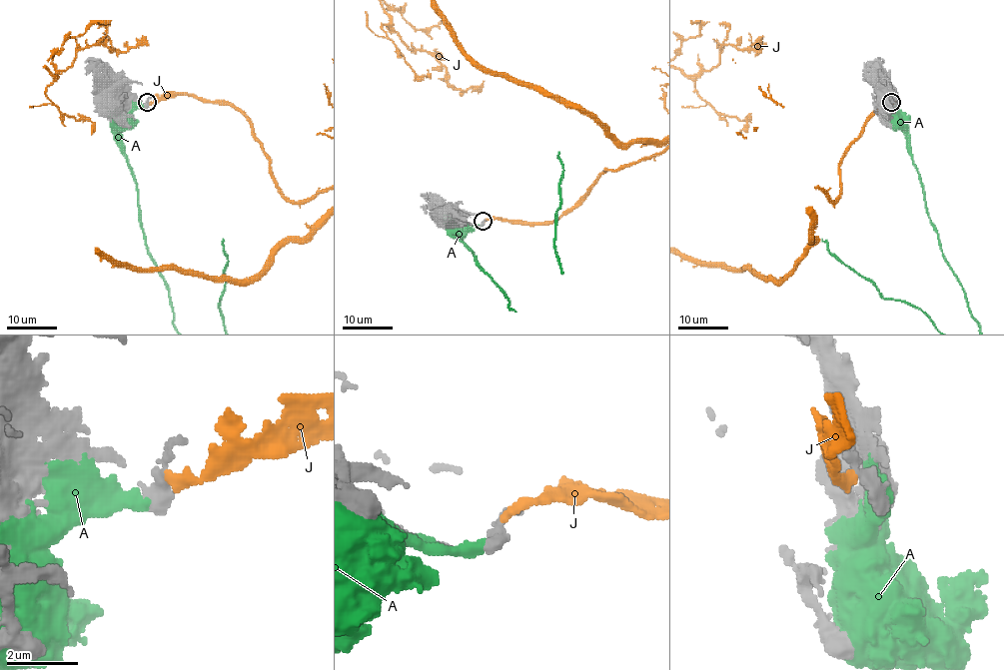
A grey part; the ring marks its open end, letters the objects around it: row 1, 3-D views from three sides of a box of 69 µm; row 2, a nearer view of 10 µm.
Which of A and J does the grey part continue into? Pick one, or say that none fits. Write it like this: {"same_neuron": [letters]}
{"same_neuron": ["J"]}

